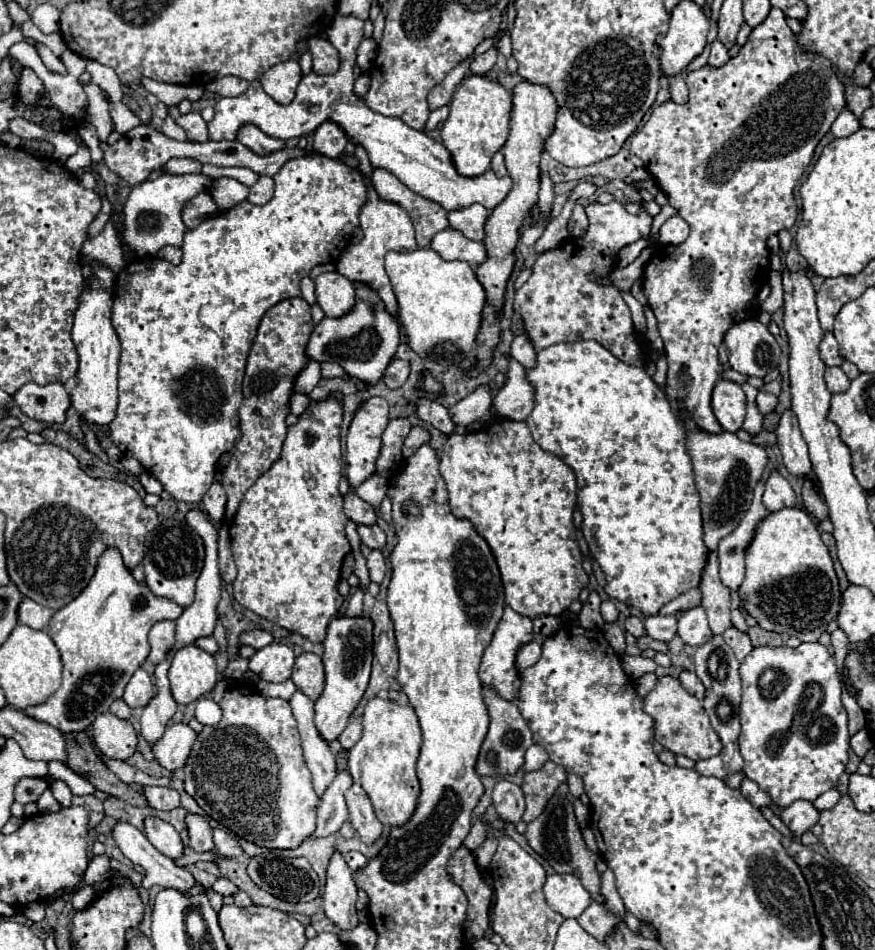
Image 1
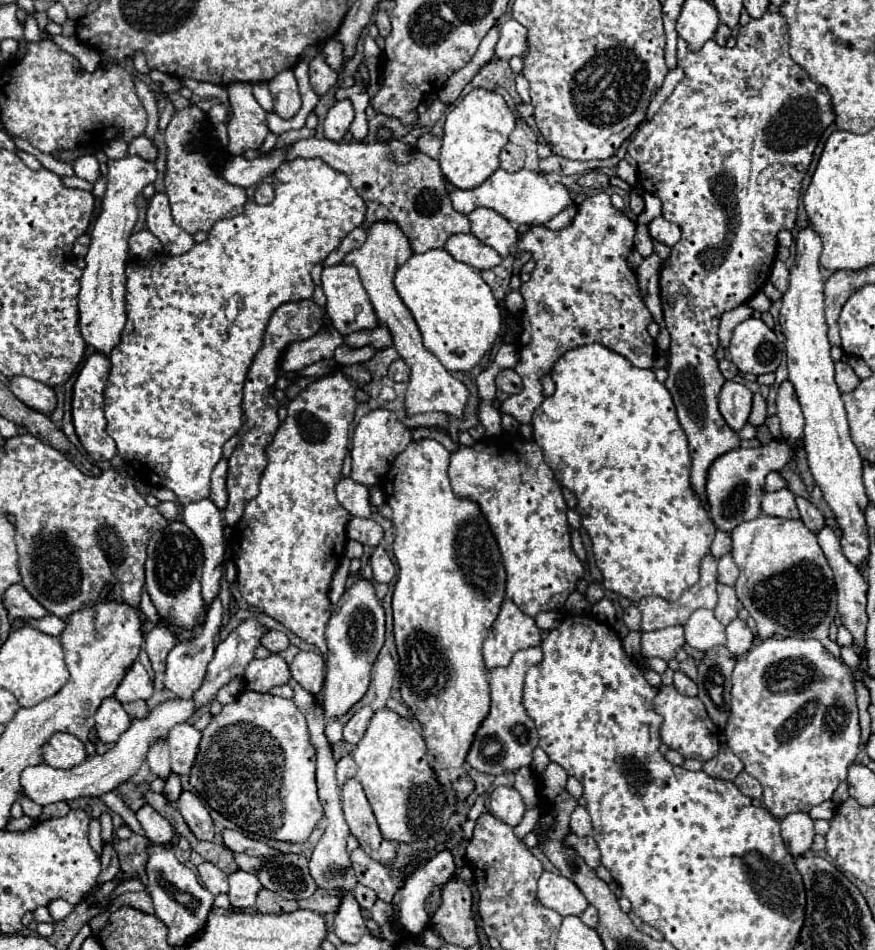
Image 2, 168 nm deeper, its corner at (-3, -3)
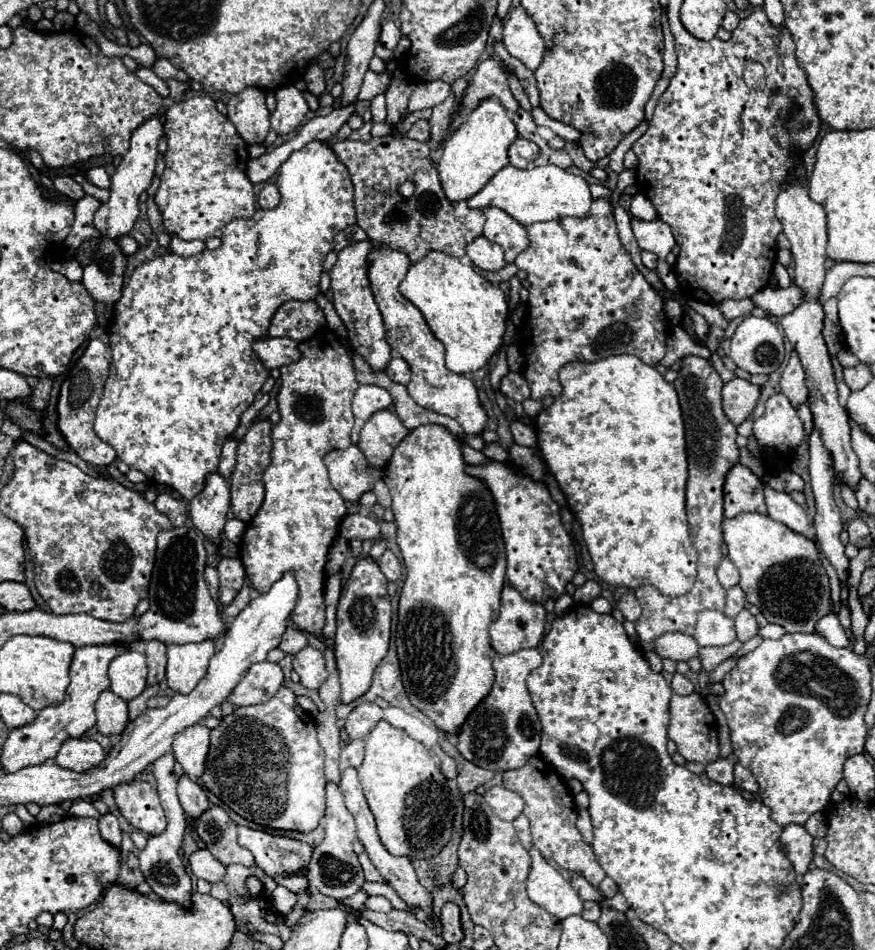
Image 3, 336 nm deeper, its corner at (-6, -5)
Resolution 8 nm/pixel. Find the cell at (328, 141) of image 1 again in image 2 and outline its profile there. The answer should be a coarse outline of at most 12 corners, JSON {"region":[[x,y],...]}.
{"region":[[349,99],[337,101],[323,131],[331,141],[341,141],[353,121]]}

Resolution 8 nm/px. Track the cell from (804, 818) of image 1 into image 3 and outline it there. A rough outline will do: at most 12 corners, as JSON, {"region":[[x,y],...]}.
{"region":[[804,825],[784,827],[784,851],[798,875],[810,869],[812,835]]}

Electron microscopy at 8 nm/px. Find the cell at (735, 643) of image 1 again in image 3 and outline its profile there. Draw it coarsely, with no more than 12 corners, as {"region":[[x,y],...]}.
{"region":[[742,609],[736,623],[738,641],[748,641],[758,633],[756,617]]}

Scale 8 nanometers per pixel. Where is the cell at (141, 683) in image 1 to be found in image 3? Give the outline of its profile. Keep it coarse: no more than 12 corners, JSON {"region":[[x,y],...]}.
{"region":[[146,655],[110,663],[110,691],[130,701],[146,689]]}

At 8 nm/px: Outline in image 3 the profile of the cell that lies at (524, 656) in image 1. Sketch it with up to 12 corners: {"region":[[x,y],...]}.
{"region":[[538,649],[494,655],[494,687],[456,749],[488,771],[524,767],[542,729],[526,689]]}

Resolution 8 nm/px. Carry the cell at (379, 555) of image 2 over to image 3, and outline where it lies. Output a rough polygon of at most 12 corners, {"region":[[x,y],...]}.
{"region":[[390,549],[378,565],[388,581],[402,577],[400,561]]}

